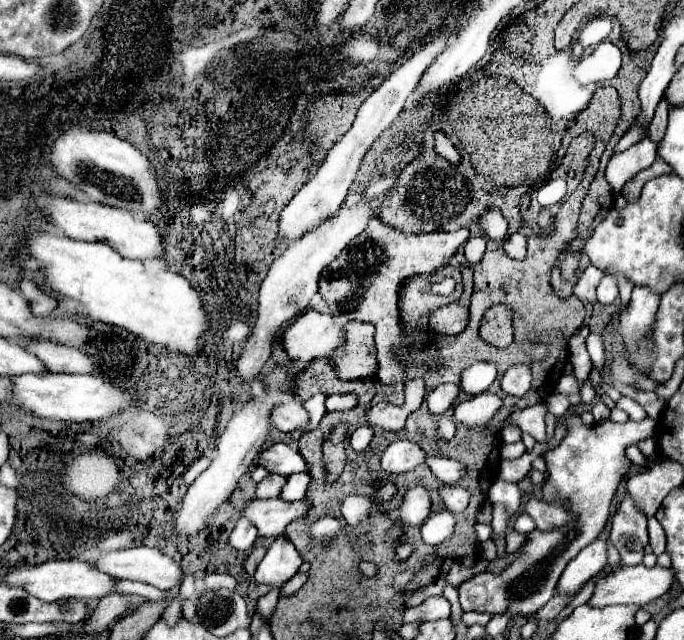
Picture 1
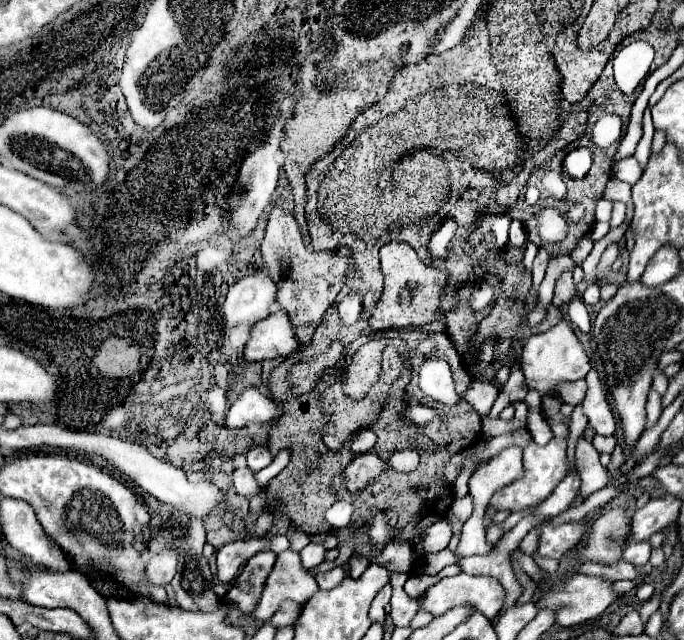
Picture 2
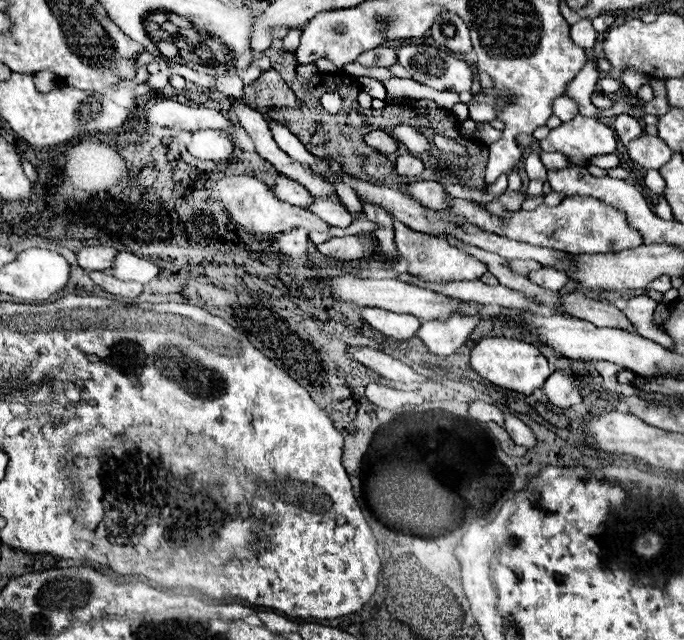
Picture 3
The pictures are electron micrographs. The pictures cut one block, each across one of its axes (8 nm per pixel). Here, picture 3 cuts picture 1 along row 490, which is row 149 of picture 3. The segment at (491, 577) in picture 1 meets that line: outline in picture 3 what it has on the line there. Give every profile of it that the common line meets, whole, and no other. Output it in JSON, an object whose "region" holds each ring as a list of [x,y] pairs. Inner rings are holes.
{"region":[[[574,116],[570,122],[562,122],[558,128],[552,128],[550,134],[540,140],[540,146],[544,152],[562,152],[568,156],[568,160],[576,166],[586,166],[586,160],[592,158],[592,156],[602,156],[602,154],[612,154],[616,150],[616,138],[614,138],[614,132],[600,124],[598,120],[594,118],[588,118],[588,116]]]}

